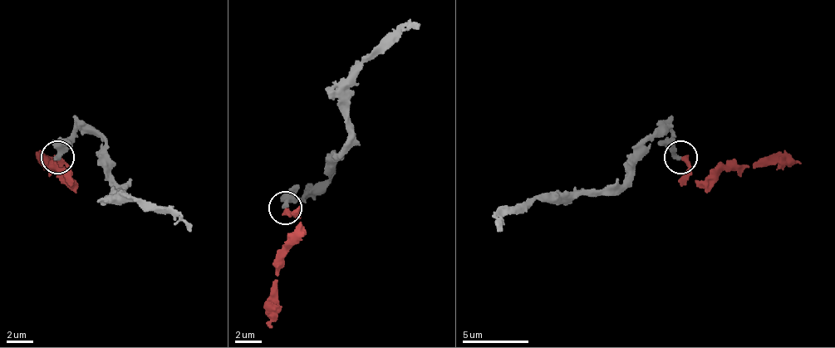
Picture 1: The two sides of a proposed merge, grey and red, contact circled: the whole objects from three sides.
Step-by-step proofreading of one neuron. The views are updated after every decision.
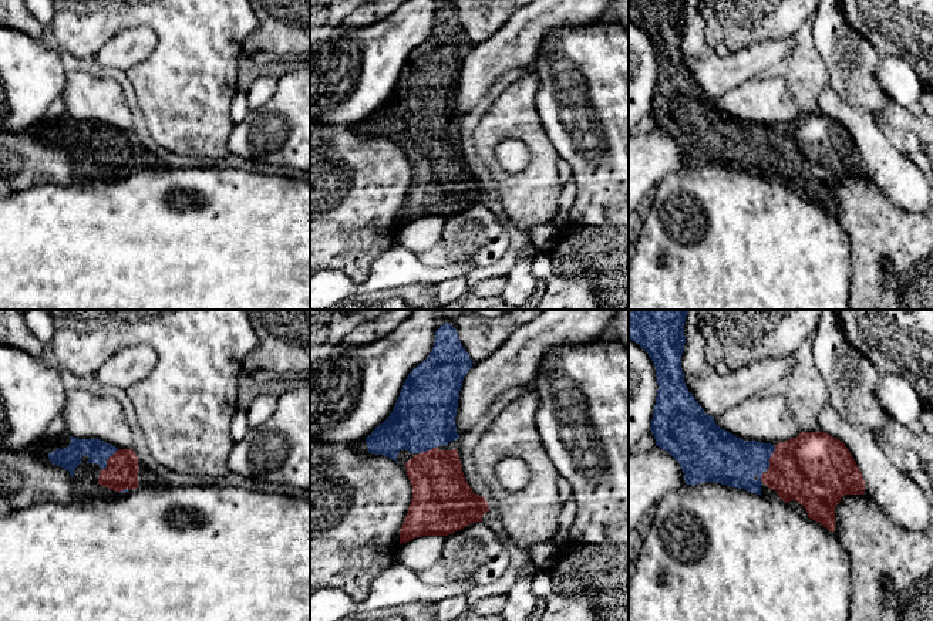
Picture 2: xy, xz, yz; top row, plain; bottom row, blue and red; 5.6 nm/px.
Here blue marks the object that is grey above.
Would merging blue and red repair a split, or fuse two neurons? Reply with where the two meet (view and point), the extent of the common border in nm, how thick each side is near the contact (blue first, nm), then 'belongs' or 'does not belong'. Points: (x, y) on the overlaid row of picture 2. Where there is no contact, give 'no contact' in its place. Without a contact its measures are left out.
yz (768, 463) | 240 nm | 280/400 nm | belongs

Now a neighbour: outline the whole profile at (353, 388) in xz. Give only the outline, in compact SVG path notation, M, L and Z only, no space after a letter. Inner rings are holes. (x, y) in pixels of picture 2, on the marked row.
M412 310L393 333L371 344L347 345L341 341L310 347L310 439L326 445L354 446L371 435L393 412L408 374L428 358L435 331L444 324L439 310Z

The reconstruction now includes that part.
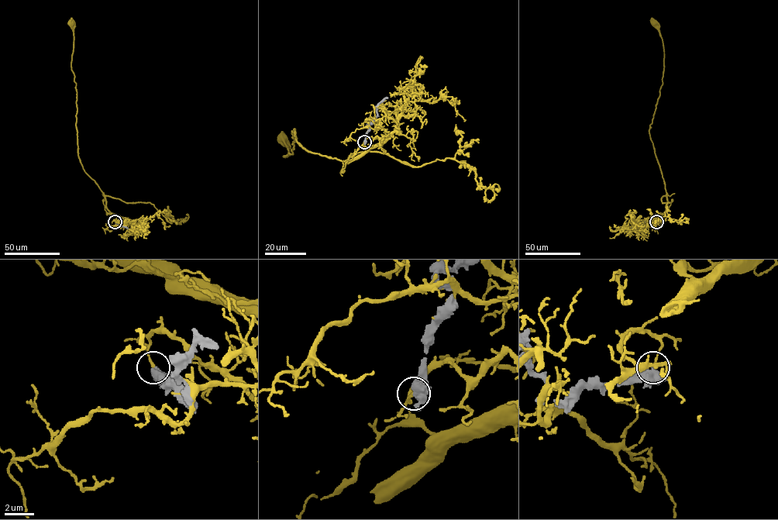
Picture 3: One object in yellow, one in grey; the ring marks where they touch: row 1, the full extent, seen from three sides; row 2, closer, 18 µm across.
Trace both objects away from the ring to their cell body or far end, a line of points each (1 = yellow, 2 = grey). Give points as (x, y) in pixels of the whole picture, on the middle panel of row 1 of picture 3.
1: (364, 142), (384, 140), (348, 163), (307, 150), (294, 129), (292, 153), (284, 156), (281, 139)
2: (364, 142), (370, 129), (368, 125), (376, 115), (376, 106), (387, 97)

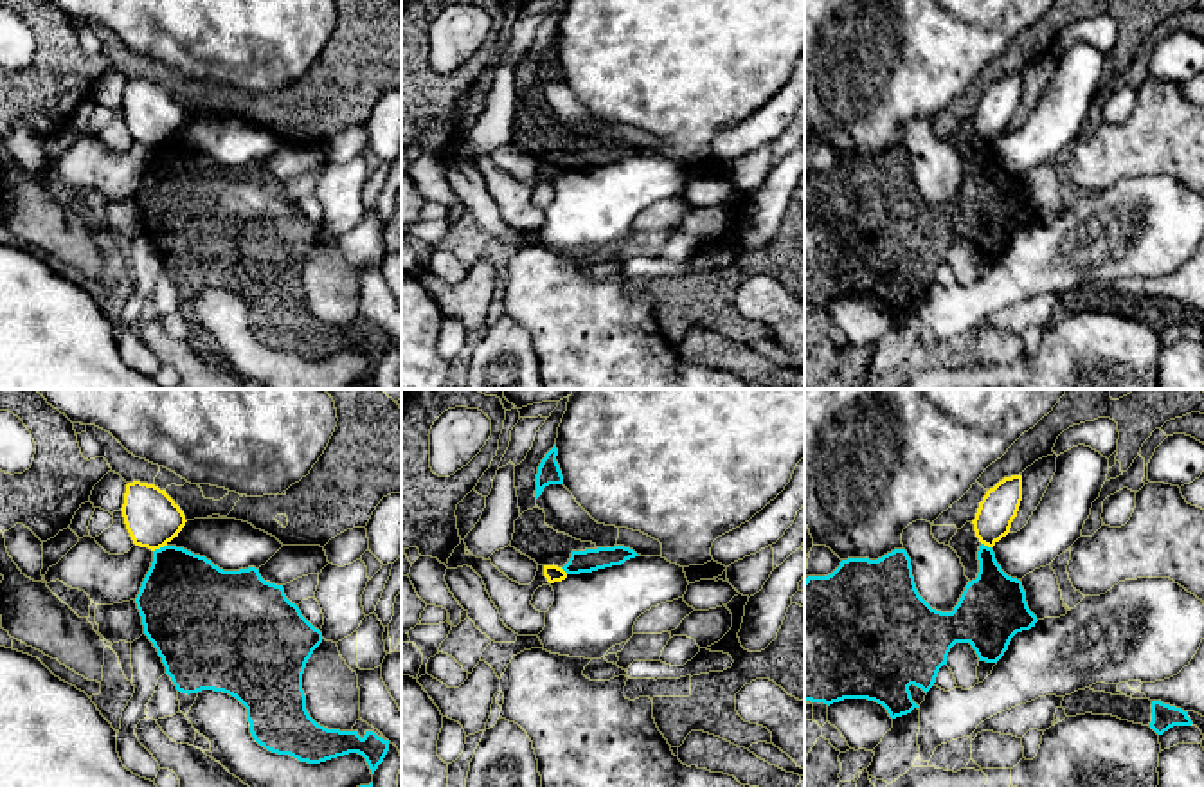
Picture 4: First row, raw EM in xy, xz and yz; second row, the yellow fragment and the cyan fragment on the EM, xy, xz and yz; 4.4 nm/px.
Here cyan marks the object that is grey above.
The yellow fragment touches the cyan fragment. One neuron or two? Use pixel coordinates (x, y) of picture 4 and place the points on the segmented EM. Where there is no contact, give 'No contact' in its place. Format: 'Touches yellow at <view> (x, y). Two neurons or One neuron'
Touches yellow at xy (159, 548). Two neurons

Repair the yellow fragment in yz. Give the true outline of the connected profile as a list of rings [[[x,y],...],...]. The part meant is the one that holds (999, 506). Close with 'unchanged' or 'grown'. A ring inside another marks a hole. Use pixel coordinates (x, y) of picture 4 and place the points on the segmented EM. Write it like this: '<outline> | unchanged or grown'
[[[1022,475],[999,481],[986,492],[972,520],[975,537],[981,544],[993,547],[1010,533],[1022,501]]] | unchanged

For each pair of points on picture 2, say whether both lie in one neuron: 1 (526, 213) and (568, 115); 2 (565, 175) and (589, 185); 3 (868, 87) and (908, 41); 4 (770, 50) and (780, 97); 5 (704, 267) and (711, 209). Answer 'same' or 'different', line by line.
1: different
2: different
3: different
4: different
5: same

